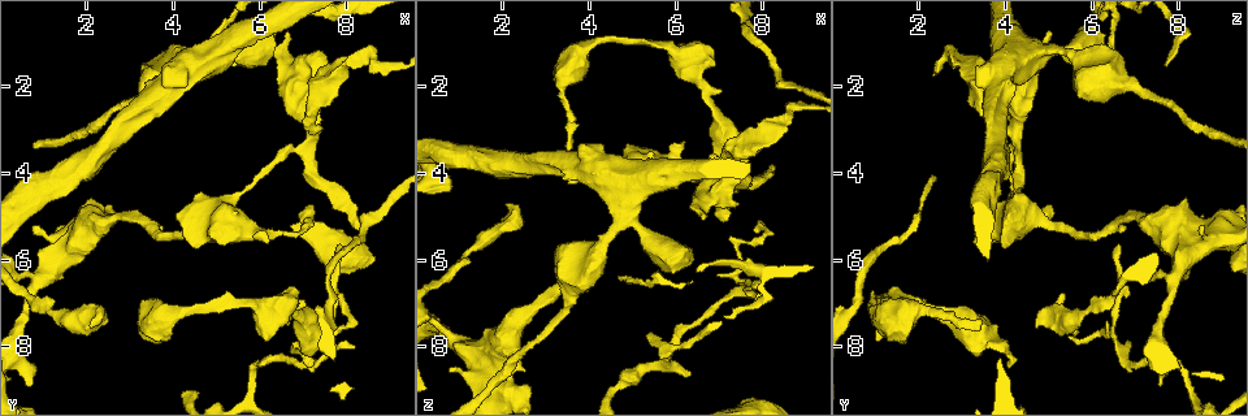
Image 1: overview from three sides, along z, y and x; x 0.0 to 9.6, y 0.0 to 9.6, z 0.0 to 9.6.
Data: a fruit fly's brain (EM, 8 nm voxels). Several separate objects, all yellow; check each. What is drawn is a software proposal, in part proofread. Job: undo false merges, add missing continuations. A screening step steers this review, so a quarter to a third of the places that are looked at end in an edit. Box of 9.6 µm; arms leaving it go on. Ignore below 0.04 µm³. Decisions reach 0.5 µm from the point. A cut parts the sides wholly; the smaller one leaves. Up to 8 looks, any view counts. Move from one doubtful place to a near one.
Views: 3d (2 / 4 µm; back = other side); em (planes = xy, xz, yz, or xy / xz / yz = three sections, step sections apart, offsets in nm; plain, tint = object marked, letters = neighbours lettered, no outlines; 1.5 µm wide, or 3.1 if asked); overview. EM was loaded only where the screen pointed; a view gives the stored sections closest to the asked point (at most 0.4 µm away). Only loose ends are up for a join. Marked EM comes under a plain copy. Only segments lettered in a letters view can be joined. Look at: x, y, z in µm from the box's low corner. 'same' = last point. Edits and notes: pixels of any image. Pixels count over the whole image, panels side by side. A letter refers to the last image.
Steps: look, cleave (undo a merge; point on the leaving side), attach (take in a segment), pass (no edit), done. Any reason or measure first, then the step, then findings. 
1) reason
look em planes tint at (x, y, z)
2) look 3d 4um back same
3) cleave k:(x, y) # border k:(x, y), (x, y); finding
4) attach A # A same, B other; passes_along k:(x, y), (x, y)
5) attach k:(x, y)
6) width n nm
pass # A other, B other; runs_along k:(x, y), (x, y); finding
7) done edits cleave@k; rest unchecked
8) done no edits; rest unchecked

branch stops here
look em yz step 8 letters at (3.45, 7.45, 3.45)

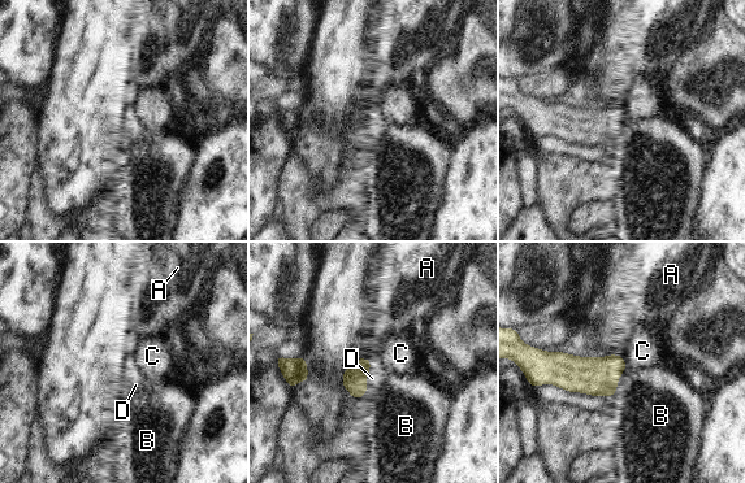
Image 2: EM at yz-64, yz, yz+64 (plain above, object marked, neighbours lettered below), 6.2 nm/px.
width 150 nm
attach D # A other, B other, C other, D same; passes_along 2:(354, 379), (368, 371), (377, 374); it goes on there

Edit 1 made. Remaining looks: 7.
look overview

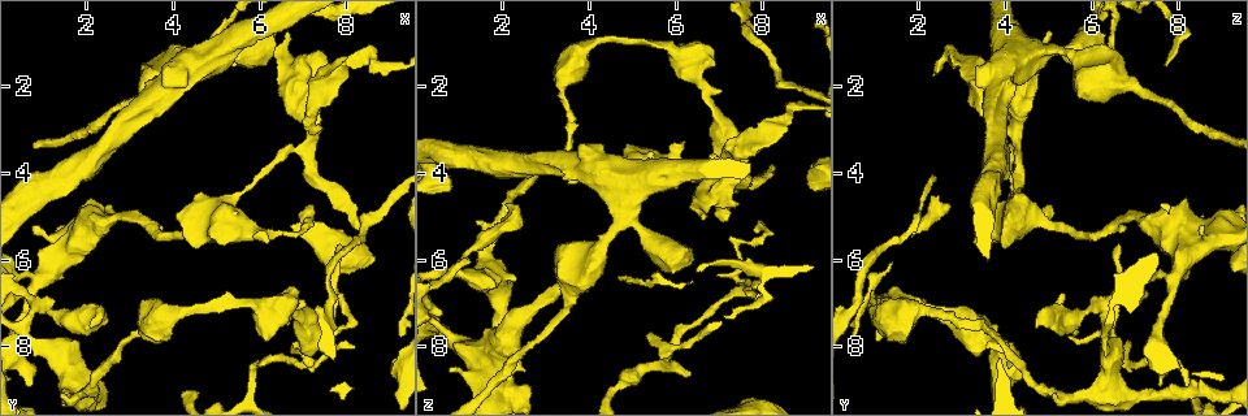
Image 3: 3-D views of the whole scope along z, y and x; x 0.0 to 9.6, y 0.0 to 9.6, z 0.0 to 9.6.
branch stops here
look 3d 4um at (7.15, 8.50, 4.00)

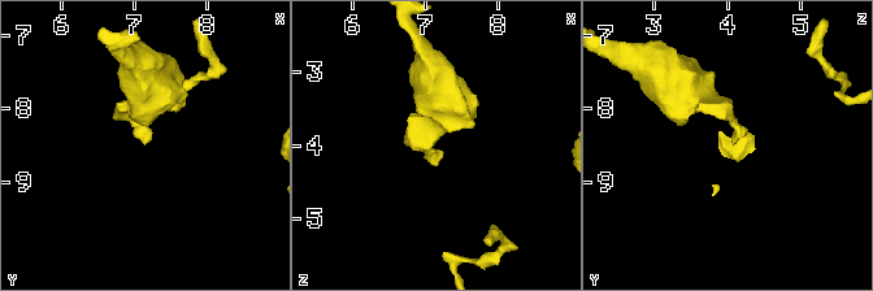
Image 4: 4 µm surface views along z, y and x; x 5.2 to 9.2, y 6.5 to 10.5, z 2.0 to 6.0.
shape alone is not enough
look em 3.1um xz step 8 tint at (7.10, 8.45, 4.00)

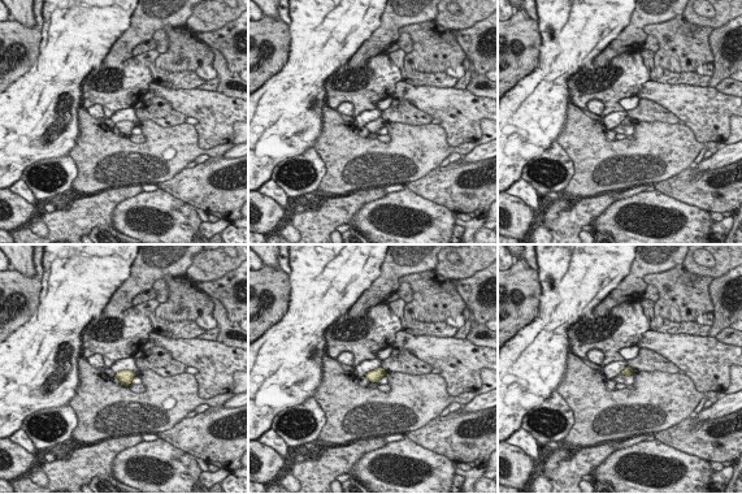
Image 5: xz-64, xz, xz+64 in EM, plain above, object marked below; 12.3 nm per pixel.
another direction
look em 3.1um planes letters same

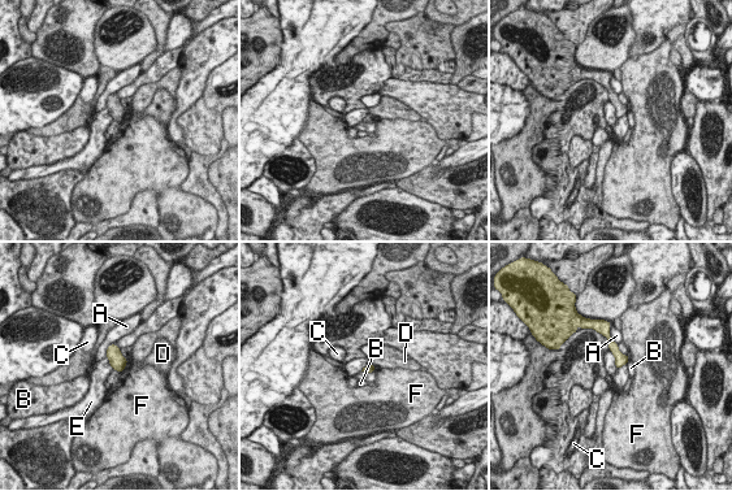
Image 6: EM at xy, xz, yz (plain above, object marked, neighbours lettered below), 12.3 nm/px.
pass # A other, B other, C other, D other, E other, F other; no lettered segment goes on from it

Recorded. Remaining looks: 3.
free end
look em planes letters at (7.15, 4.65, 5.10)

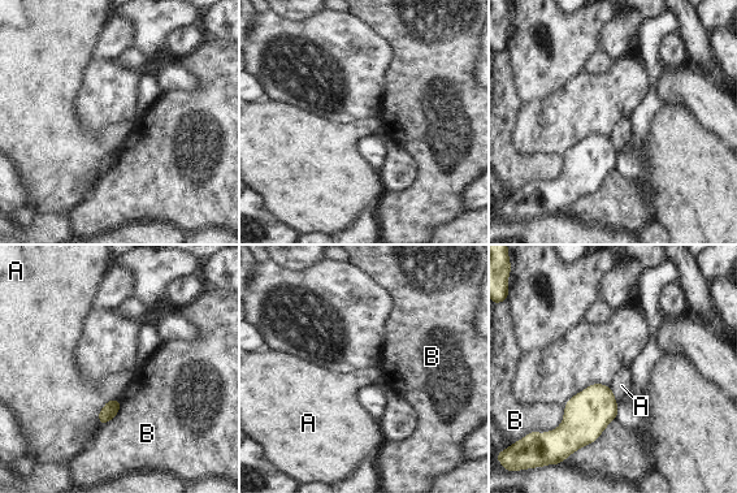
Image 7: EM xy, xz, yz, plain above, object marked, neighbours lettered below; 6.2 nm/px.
pass # A other, B other; border 7:(118, 398), (100, 410), (100, 424); none of them fits

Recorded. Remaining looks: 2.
done edits attach@2; rest unchecked

